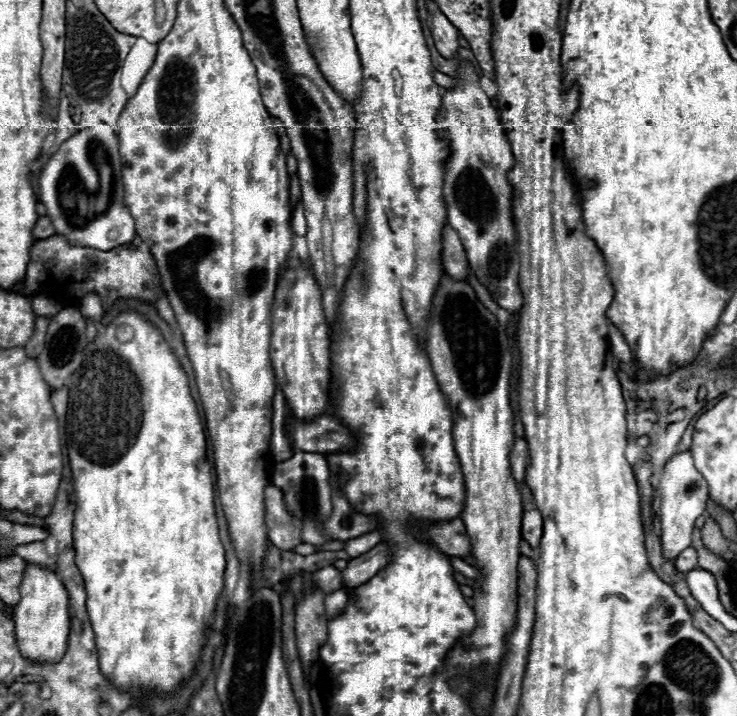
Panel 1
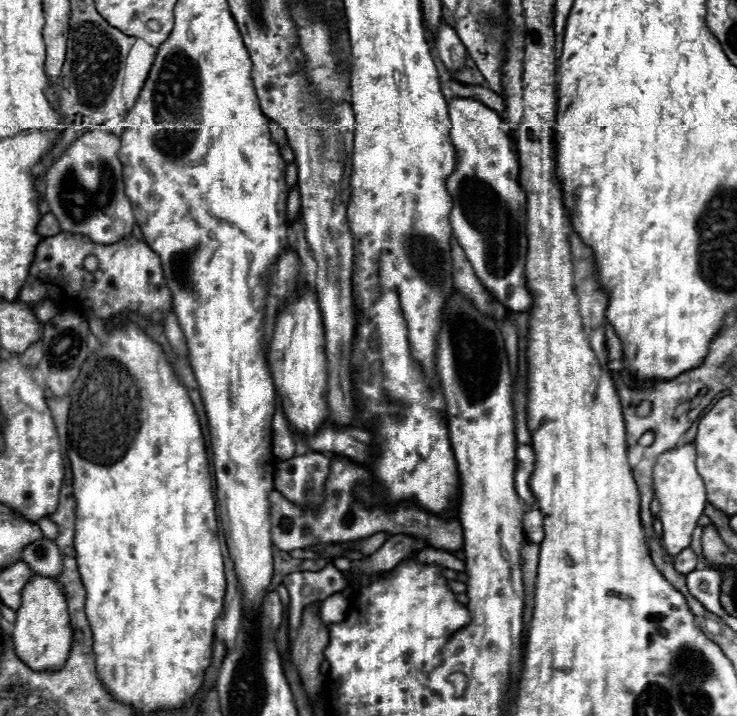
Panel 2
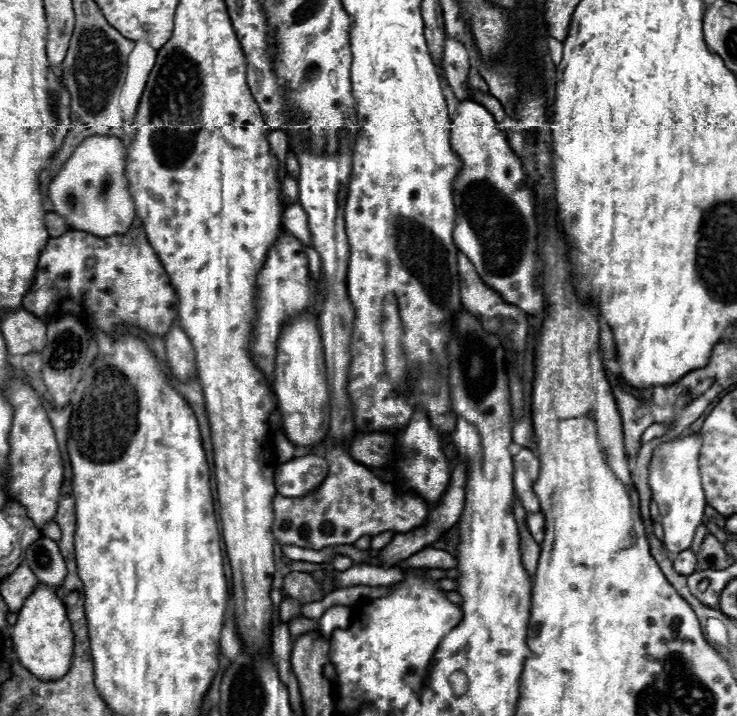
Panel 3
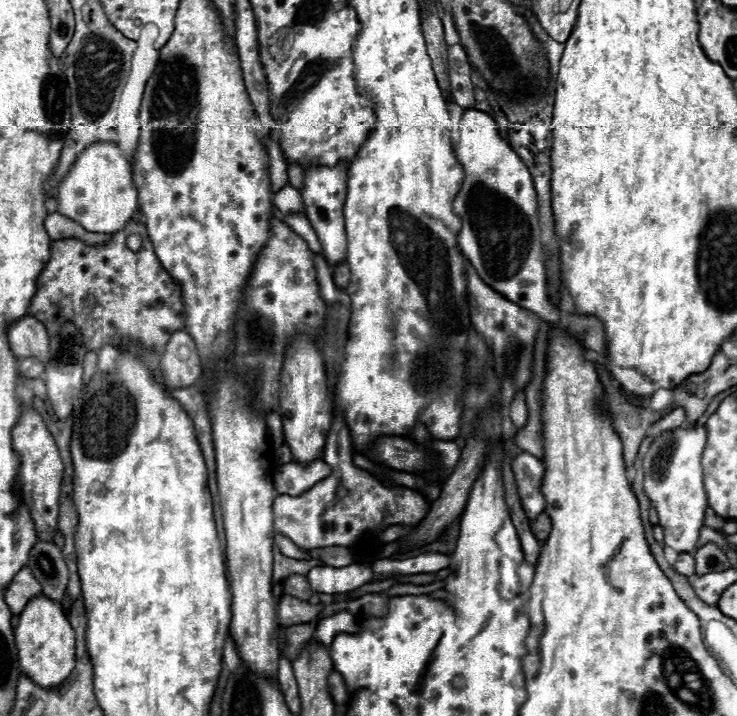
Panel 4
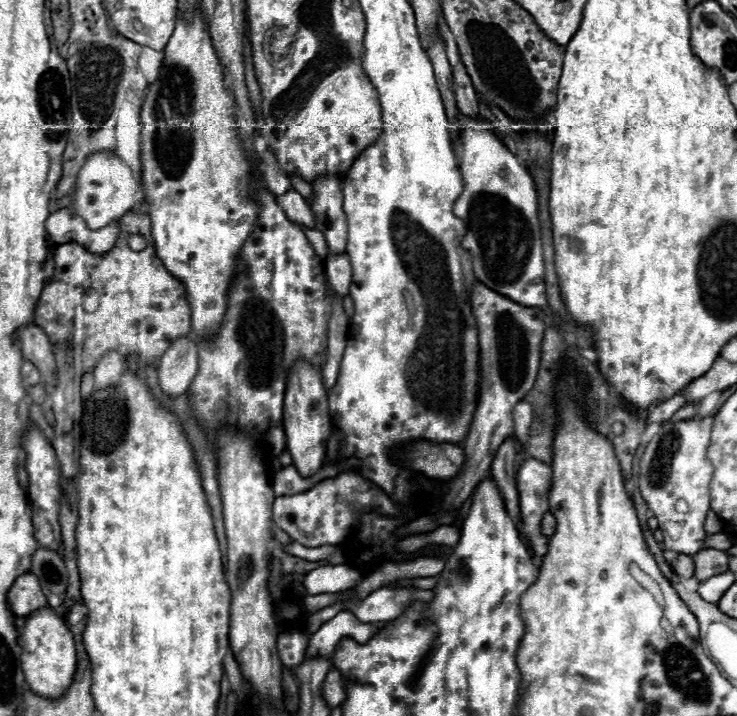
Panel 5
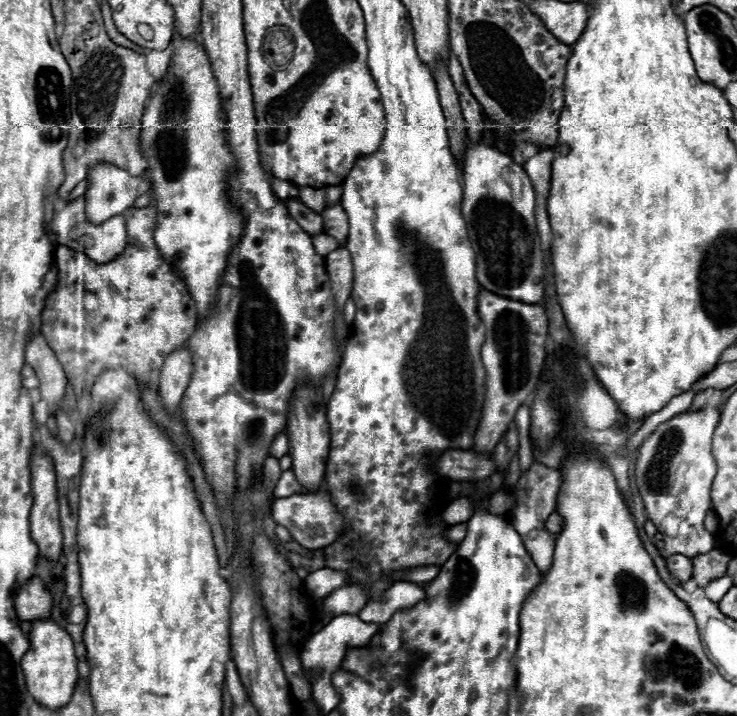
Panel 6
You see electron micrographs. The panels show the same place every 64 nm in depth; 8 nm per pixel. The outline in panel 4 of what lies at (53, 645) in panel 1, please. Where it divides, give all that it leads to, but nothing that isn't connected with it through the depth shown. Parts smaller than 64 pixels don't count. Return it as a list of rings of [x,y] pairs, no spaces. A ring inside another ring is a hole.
[[[44,594],[36,596],[20,614],[20,622],[14,630],[18,656],[22,672],[42,688],[56,688],[60,686],[74,670],[74,630],[64,616],[62,608],[46,598]]]

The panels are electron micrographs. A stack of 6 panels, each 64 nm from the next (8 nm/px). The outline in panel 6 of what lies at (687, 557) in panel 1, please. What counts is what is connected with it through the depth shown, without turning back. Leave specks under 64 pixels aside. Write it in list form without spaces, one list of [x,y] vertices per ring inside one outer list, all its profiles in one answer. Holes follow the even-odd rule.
[[[682,554],[668,556],[666,558],[666,568],[678,582],[686,582],[686,580],[692,578],[692,560],[682,556]]]

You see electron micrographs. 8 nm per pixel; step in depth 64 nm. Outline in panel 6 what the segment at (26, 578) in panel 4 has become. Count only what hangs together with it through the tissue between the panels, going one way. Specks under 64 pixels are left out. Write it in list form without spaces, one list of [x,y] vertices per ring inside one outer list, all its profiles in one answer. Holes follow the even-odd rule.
[[[30,578],[16,594],[16,612],[20,620],[48,620],[52,616],[52,594],[42,586],[40,578]]]

